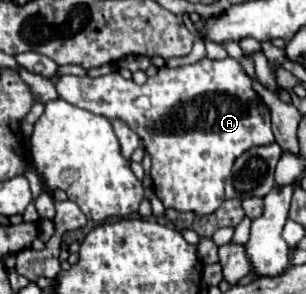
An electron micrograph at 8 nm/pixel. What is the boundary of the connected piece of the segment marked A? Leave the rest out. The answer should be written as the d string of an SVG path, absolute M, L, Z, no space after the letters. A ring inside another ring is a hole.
M229 56L225 60L203 58L201 62L177 68L167 68L161 60L155 62L155 66L159 68L159 72L143 86L137 86L133 80L125 80L121 74L113 72L99 78L61 76L57 82L57 92L61 100L93 114L101 114L109 120L119 118L139 134L153 162L151 178L155 194L165 208L175 208L179 212L211 214L225 200L223 186L227 176L231 174L233 162L253 146L267 146L275 142L271 132L271 112L261 96L253 90L251 78L247 76L245 68ZM257 106L263 106L263 116Z

